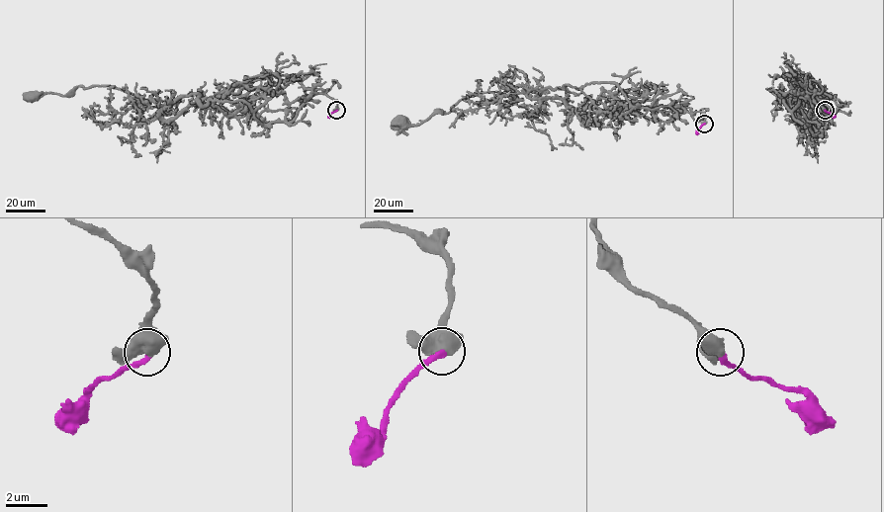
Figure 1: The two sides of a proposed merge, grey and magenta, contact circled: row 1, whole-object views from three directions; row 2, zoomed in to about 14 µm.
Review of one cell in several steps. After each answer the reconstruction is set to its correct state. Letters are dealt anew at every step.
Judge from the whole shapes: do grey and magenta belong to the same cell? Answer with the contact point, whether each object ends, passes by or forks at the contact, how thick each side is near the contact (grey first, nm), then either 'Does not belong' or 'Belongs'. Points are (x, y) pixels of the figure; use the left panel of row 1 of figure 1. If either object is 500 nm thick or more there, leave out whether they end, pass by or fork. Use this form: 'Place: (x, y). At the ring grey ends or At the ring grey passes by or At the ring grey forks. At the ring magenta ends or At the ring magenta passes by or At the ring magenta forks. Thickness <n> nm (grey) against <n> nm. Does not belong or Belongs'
Place: (336, 110). Thickness 600 nm (grey) against 280 nm. Belongs

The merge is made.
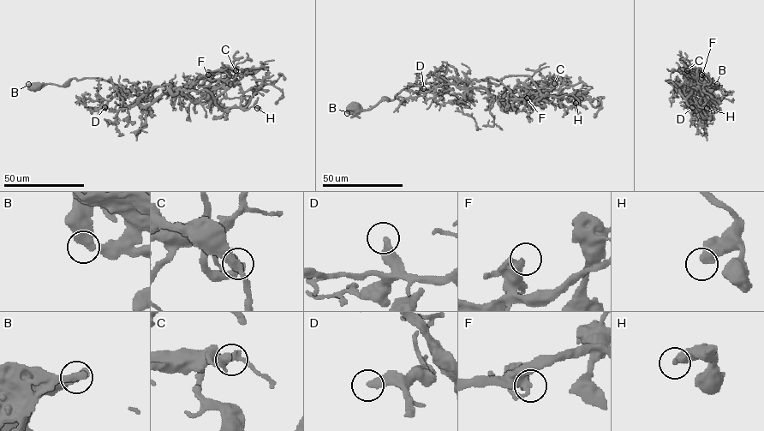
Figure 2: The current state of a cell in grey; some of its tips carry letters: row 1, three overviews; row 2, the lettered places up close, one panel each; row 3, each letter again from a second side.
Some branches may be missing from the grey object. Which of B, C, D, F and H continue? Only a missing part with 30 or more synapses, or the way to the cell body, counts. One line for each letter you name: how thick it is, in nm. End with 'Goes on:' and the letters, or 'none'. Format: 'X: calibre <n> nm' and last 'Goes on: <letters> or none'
D: calibre 400 nm
Goes on: D

